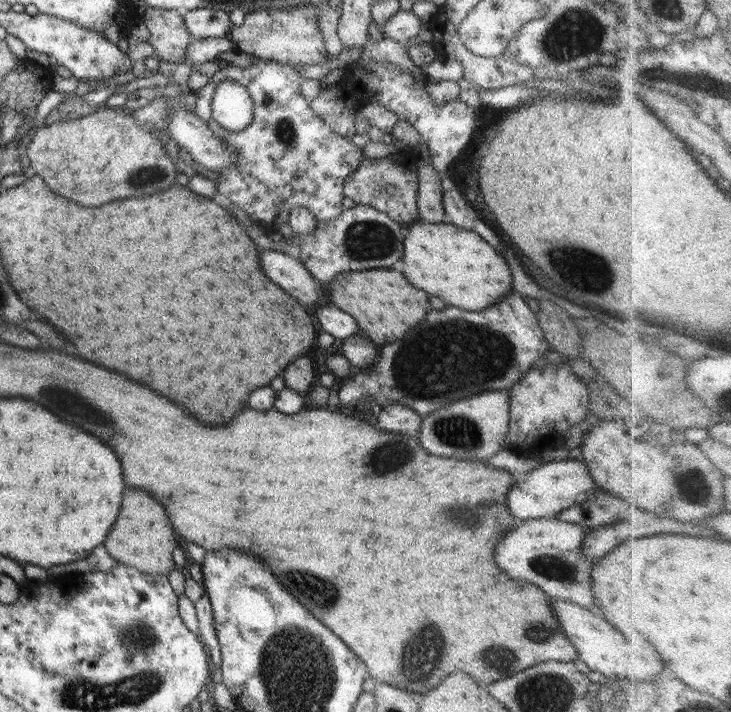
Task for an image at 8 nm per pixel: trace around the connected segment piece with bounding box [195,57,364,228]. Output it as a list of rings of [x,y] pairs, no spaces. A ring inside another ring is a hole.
[[[255,57],[255,61],[247,67],[223,65],[204,88],[195,91],[197,94],[195,114],[204,120],[212,130],[212,134],[220,142],[228,145],[232,154],[236,156],[231,166],[219,170],[221,177],[218,181],[214,181],[218,192],[247,212],[253,221],[267,228],[277,228],[281,223],[291,223],[292,212],[296,207],[308,209],[318,221],[339,217],[343,211],[341,202],[344,198],[344,181],[364,160],[364,153],[358,146],[350,144],[347,138],[333,132],[312,110],[309,100],[306,100],[301,93],[300,83],[304,79],[298,68]],[[224,81],[236,81],[244,86],[252,97],[254,116],[252,124],[244,131],[227,131],[214,121],[211,107],[213,94],[218,84]]]

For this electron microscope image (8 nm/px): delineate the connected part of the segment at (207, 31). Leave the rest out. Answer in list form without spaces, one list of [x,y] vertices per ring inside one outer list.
[[[195,8],[182,12],[185,27],[196,39],[228,37],[231,27],[229,12],[222,9]]]

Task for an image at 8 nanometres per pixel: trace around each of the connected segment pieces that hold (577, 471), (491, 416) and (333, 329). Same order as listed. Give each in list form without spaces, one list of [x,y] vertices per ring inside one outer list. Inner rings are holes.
[[[566,459],[538,465],[533,471],[517,480],[507,492],[506,506],[509,513],[520,521],[554,519],[567,508],[591,499],[601,488],[595,483],[582,460]]]
[[[508,390],[484,391],[436,408],[430,415],[424,416],[416,437],[428,454],[449,459],[480,460],[486,463],[488,457],[510,445],[507,441],[510,422],[508,409]]]
[[[322,304],[312,308],[312,316],[316,320],[318,330],[324,330],[337,338],[350,338],[358,333],[358,325],[355,318],[348,316],[347,312],[340,310],[332,304]]]

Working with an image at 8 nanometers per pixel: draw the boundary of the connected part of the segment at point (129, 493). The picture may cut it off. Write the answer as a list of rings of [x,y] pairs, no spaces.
[[[126,488],[122,510],[104,542],[110,556],[116,558],[118,563],[137,568],[140,572],[167,575],[171,570],[178,568],[172,559],[172,552],[180,545],[181,539],[168,520],[164,506],[142,490]]]

